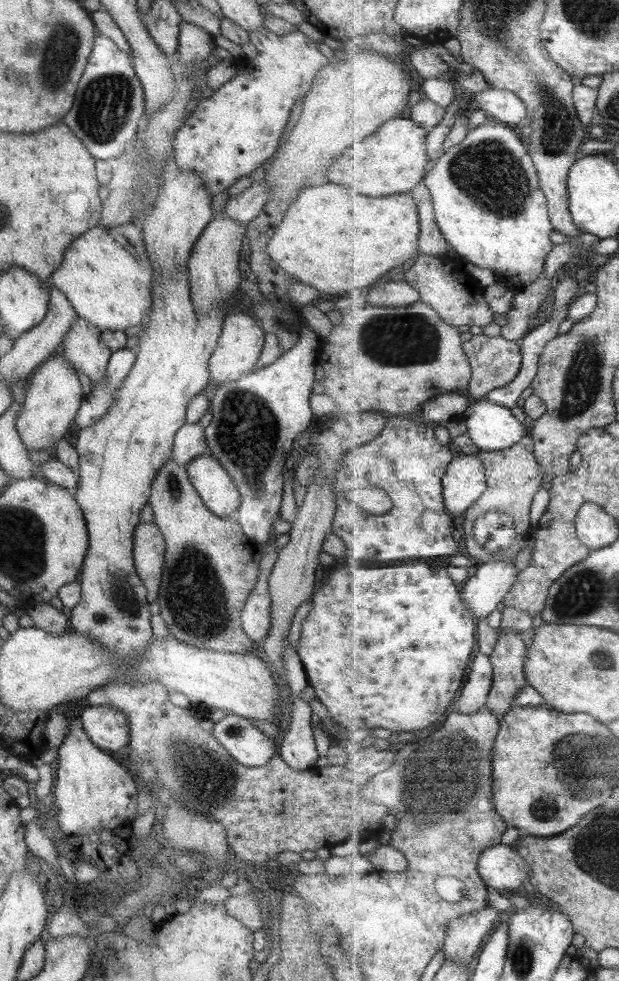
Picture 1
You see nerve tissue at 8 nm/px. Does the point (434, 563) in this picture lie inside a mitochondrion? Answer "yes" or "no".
no

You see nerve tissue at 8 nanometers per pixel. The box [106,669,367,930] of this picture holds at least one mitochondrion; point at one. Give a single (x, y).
(209, 776)

